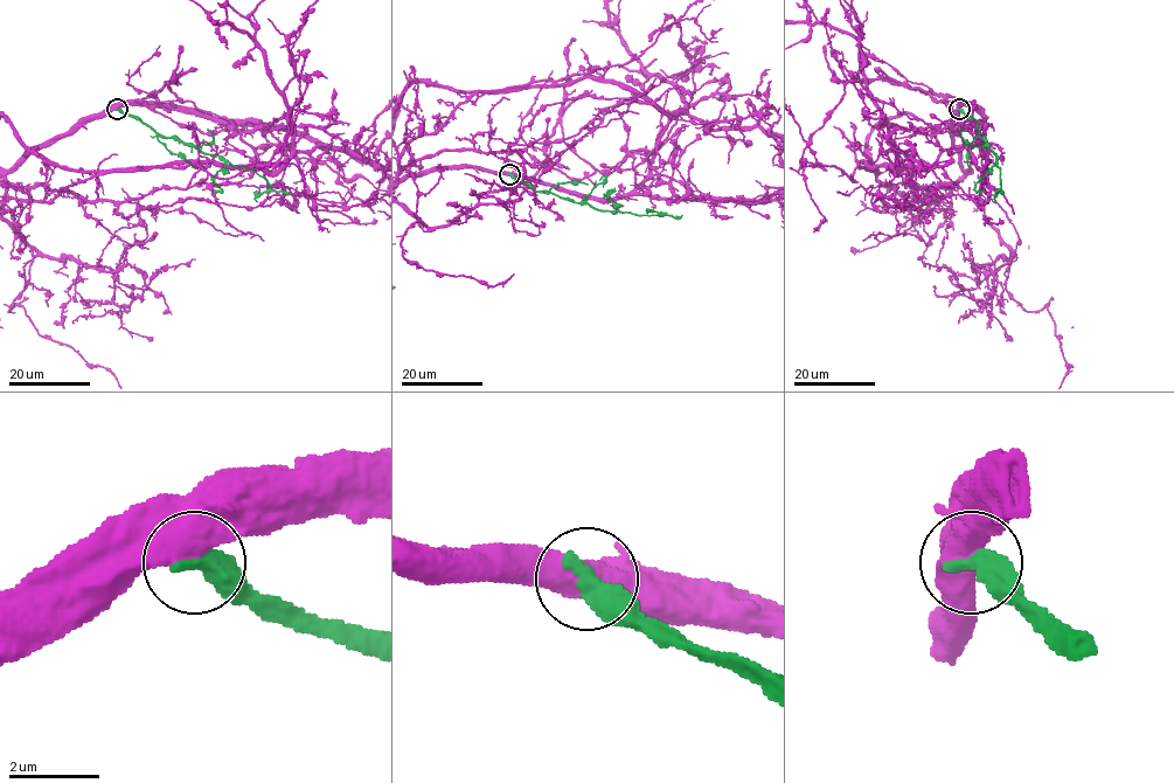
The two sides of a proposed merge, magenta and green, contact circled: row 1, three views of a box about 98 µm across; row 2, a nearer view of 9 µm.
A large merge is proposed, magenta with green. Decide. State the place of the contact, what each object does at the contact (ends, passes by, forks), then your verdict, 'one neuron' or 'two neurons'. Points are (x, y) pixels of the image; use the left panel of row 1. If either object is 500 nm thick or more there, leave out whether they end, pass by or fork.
place (117, 109); two neurons

